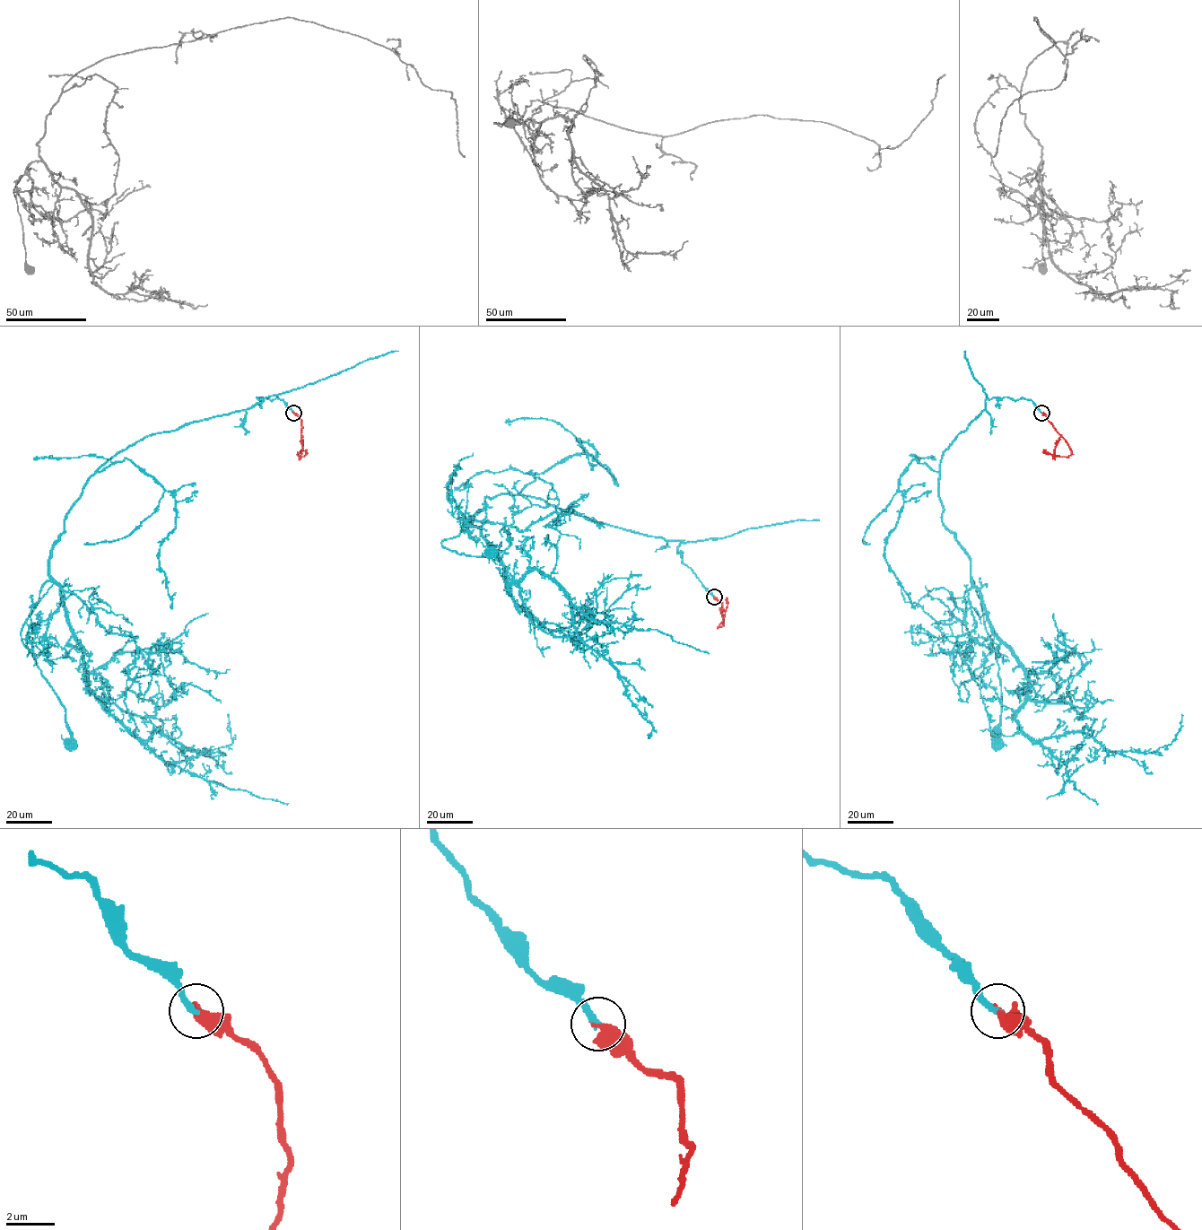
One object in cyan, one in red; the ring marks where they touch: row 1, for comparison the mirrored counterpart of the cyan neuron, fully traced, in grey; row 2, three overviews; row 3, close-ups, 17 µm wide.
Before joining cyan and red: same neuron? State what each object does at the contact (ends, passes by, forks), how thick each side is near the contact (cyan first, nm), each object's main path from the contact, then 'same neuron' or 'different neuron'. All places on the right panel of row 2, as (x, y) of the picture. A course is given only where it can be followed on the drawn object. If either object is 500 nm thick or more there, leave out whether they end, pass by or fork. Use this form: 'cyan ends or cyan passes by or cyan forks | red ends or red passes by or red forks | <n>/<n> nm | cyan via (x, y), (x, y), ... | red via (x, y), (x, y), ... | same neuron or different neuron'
280/500 nm | cyan via (1041, 413), (1022, 397), (985, 400), (985, 409), (940, 462), (943, 524), (970, 560), (996, 650), (997, 745) | red via (1041, 413), (1064, 438), (1071, 454), (1062, 457), (1042, 451) | same neuron

